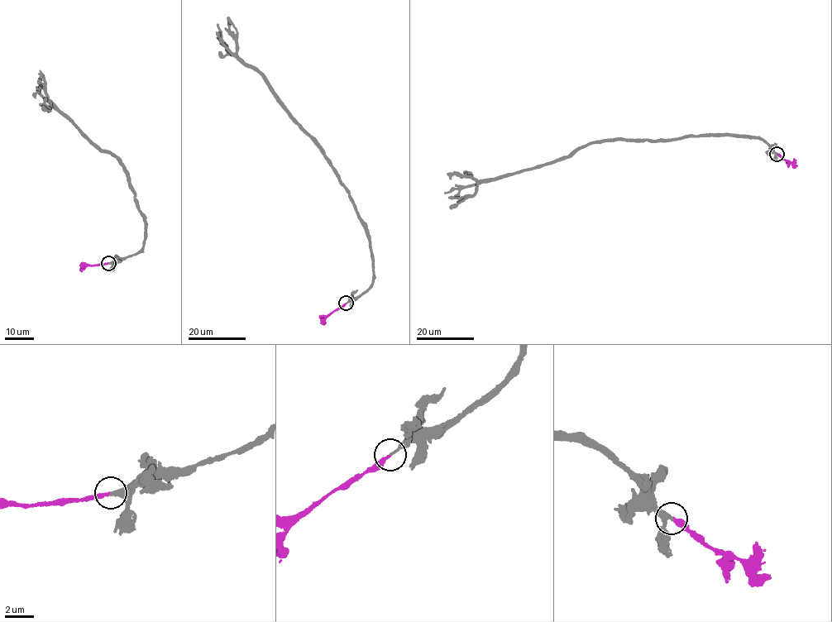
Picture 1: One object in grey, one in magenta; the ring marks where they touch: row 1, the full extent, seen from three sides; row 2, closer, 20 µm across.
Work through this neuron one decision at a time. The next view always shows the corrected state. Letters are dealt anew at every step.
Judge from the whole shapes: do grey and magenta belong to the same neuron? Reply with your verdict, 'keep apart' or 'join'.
join

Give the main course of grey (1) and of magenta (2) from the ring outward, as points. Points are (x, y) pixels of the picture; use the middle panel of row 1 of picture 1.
1: (346, 303), (371, 284), (372, 252), (365, 224), (323, 150), (265, 78), (237, 56), (237, 32), (227, 16)
2: (346, 303), (334, 310), (322, 323)

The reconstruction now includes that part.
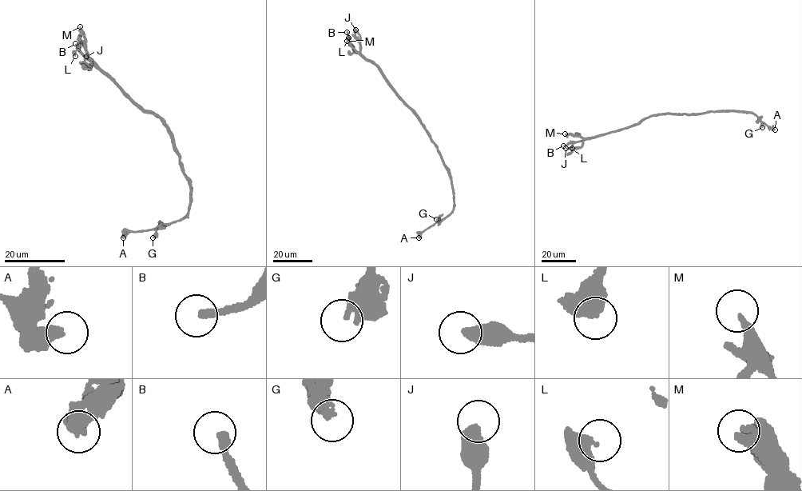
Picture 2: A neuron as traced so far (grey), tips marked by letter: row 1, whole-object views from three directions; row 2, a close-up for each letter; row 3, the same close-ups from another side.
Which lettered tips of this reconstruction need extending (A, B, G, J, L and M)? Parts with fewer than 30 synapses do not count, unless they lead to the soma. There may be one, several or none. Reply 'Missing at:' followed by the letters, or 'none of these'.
Missing at: none of these

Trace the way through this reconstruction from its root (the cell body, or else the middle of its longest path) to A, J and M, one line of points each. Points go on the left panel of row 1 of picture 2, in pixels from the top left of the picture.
A: (174, 139), (173, 149), (191, 188), (191, 201), (186, 217), (145, 230), (129, 232), (123, 237)
J: (174, 139), (164, 121), (135, 103), (92, 61), (91, 68), (89, 69), (89, 65), (85, 61), (86, 56)
M: (174, 139), (164, 121), (135, 103), (92, 61), (80, 26)

